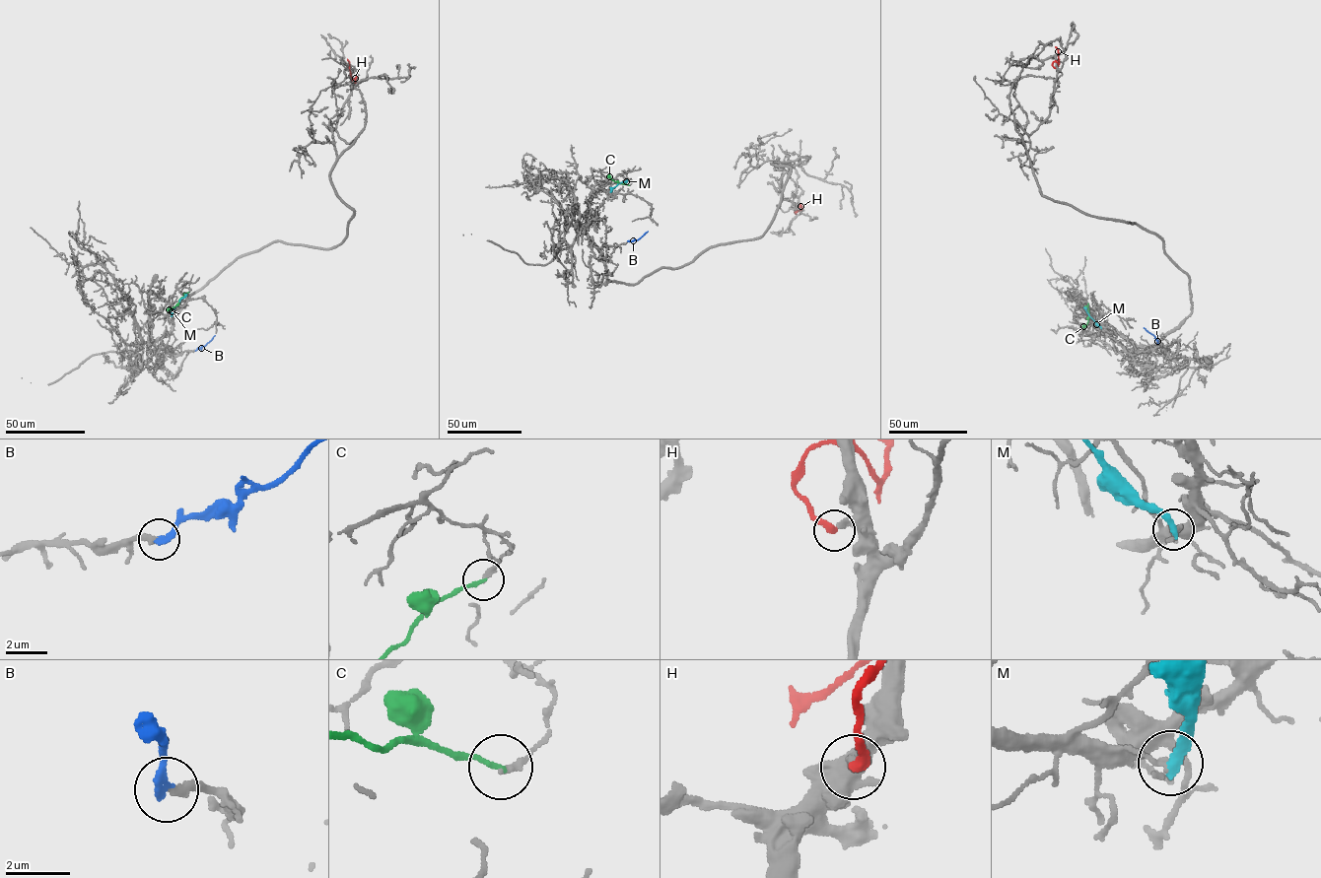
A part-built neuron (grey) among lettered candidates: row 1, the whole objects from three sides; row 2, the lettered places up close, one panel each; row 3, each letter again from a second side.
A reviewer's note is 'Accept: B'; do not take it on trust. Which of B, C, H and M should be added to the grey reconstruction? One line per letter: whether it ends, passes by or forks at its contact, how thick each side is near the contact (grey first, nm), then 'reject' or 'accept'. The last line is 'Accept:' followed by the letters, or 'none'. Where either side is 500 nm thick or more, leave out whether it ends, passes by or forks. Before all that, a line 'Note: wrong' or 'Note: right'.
Note: right
B: it ends; calibres 240 and 280 nm; accept
C: it ends; calibres 190 and 140 nm; reject
H: it ends; calibres 400 and 320 nm; reject
M: it ends; calibres 220 and 360 nm; reject
Accept: B

